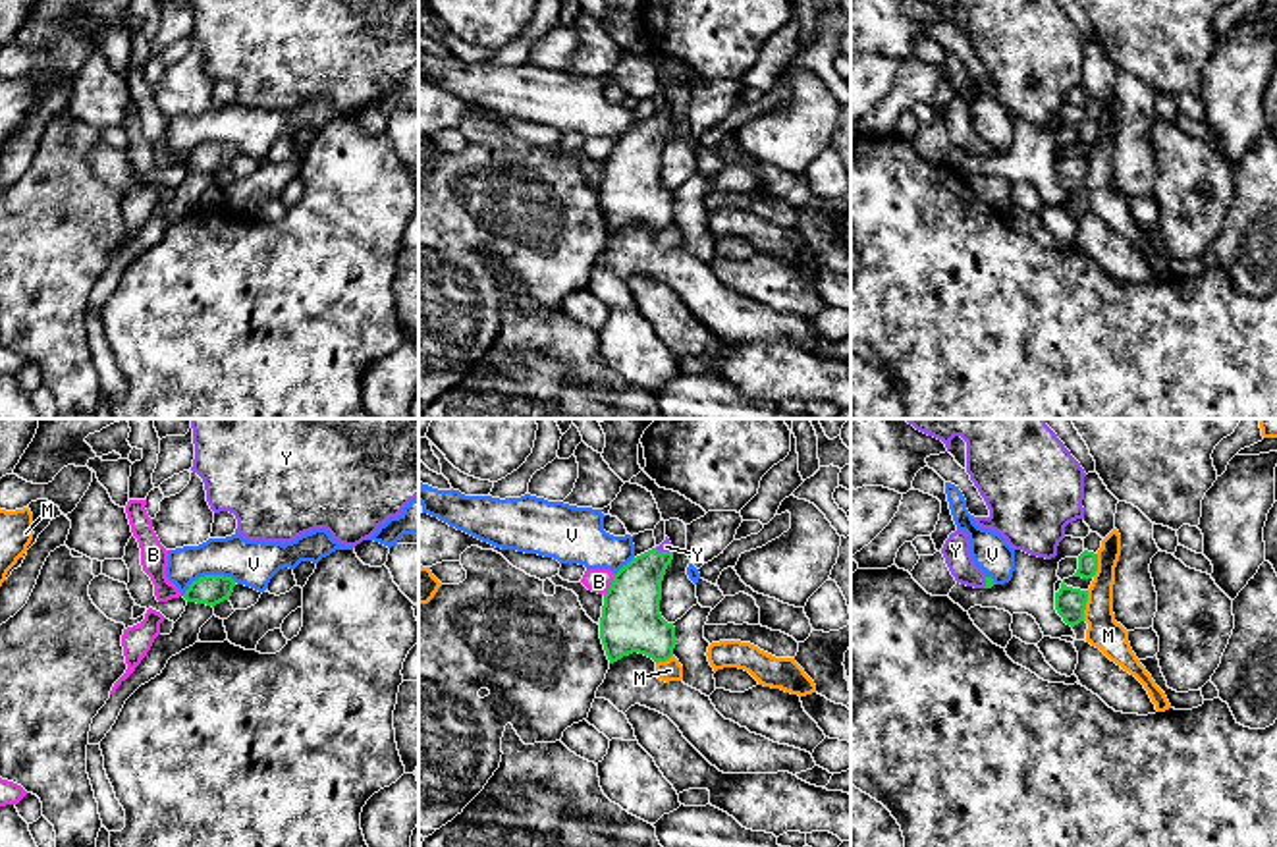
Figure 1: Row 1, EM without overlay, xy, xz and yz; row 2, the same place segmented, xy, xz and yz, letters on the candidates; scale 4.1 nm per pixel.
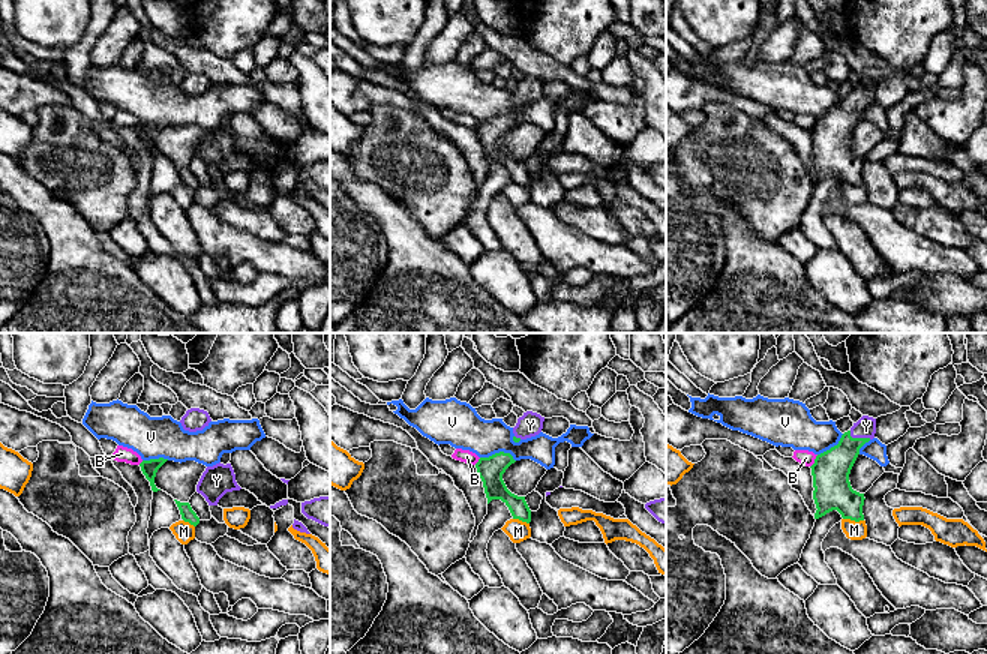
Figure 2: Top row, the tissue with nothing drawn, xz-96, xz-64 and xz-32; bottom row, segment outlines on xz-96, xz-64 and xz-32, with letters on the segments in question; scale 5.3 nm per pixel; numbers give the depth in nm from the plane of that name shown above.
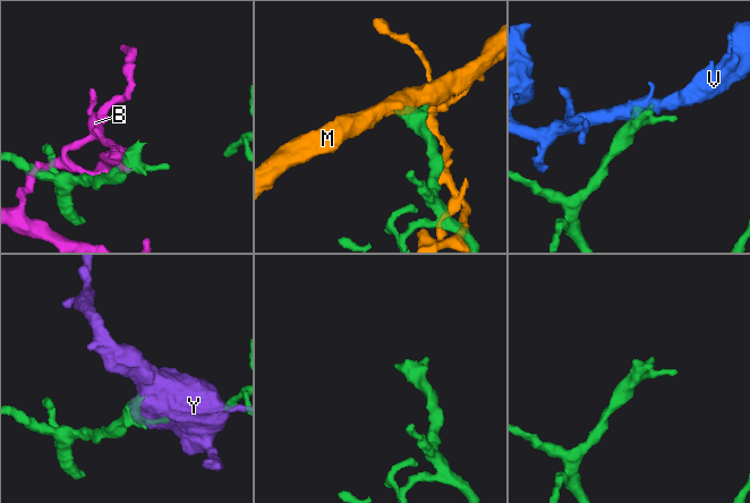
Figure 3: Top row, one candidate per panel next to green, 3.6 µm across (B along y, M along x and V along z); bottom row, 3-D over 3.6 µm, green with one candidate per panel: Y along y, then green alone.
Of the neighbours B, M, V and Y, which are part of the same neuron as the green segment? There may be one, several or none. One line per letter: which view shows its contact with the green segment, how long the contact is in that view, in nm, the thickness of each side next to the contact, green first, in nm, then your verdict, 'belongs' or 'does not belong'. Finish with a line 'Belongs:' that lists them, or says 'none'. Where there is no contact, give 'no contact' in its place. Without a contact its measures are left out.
B: meets green in xz; contact 110 nm long; 260 nm thick on the green side, 100 nm on the other; does not belong
M: meets green in yz; contact 130 nm long; 130 nm thick on the green side, 140 nm on the other; does not belong
V: meets green in xy; contact 240 nm long; 130 nm thick on the green side, 190 nm on the other; does not belong
Y: meets green in xz; contact 70 nm long; 220 nm thick on the green side, 50 nm on the other; belongs
Belongs: Y

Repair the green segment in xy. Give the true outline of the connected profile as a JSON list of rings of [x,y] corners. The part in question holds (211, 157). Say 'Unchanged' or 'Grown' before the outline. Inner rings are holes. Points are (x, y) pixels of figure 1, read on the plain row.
Unchanged. [[[204,143],[189,152],[183,166],[187,170],[206,172],[214,176],[216,172],[230,168],[233,154],[235,149],[231,145]]]

